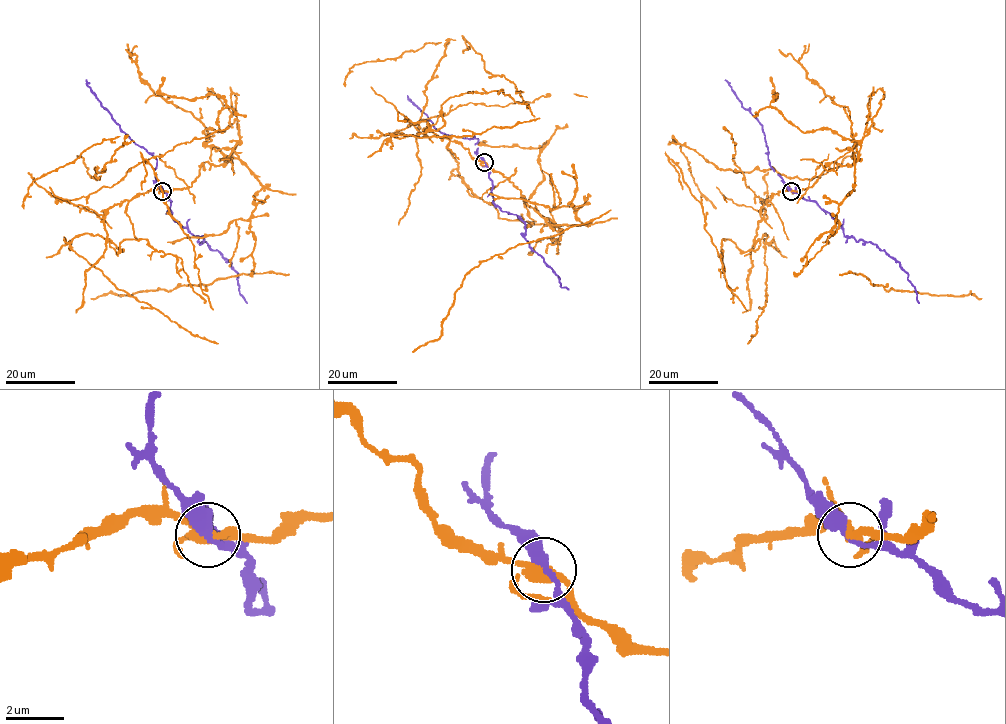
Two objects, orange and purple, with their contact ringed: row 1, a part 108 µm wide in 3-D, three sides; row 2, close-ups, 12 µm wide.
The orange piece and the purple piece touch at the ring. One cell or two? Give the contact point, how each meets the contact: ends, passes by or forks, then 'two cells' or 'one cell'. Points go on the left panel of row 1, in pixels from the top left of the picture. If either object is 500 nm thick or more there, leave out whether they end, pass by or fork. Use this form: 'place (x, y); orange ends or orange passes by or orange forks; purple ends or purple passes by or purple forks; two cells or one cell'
place (162, 191); orange passes by; purple passes by; two cells

